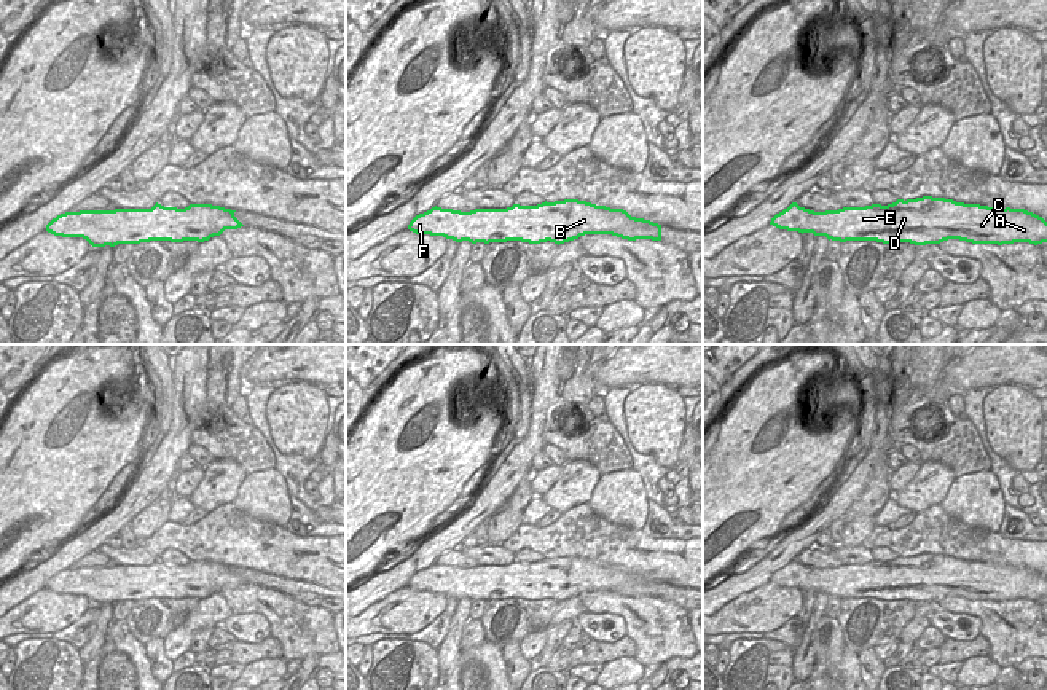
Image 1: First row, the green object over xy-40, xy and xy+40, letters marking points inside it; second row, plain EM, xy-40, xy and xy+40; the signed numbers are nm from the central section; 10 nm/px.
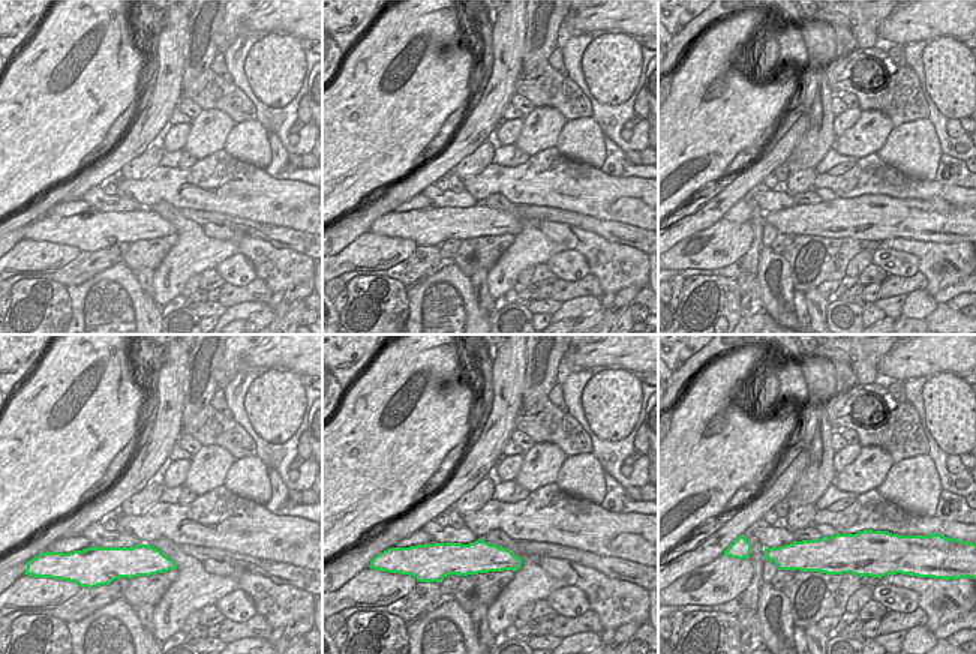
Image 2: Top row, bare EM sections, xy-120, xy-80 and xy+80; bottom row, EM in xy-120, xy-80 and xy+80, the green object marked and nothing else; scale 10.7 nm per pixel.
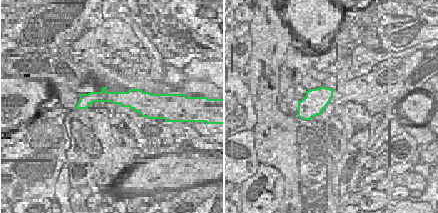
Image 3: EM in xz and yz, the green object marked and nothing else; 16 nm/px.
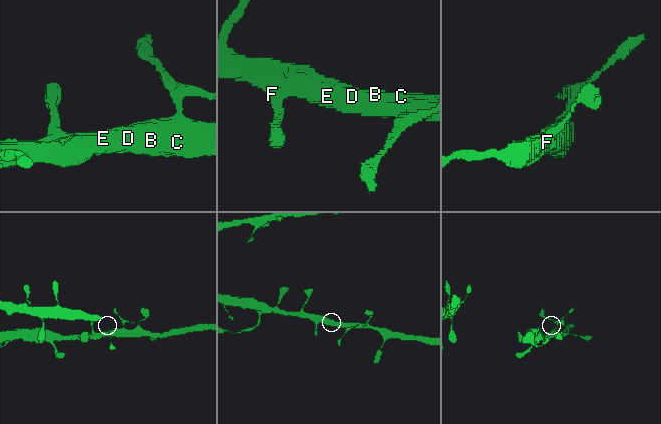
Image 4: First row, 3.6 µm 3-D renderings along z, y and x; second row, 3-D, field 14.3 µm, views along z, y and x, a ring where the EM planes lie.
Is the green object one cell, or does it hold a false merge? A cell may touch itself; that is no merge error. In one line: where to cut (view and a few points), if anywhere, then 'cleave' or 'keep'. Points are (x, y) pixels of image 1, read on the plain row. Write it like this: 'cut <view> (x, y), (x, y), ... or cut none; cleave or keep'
cut none; keep

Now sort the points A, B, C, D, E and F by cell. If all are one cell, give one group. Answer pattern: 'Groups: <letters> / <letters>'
Groups: A B C D E F.

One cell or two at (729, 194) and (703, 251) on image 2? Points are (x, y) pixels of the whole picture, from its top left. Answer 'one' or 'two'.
two

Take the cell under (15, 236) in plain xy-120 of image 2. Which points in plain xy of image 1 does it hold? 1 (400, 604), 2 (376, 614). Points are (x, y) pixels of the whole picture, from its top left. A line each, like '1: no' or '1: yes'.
1: no
2: no

